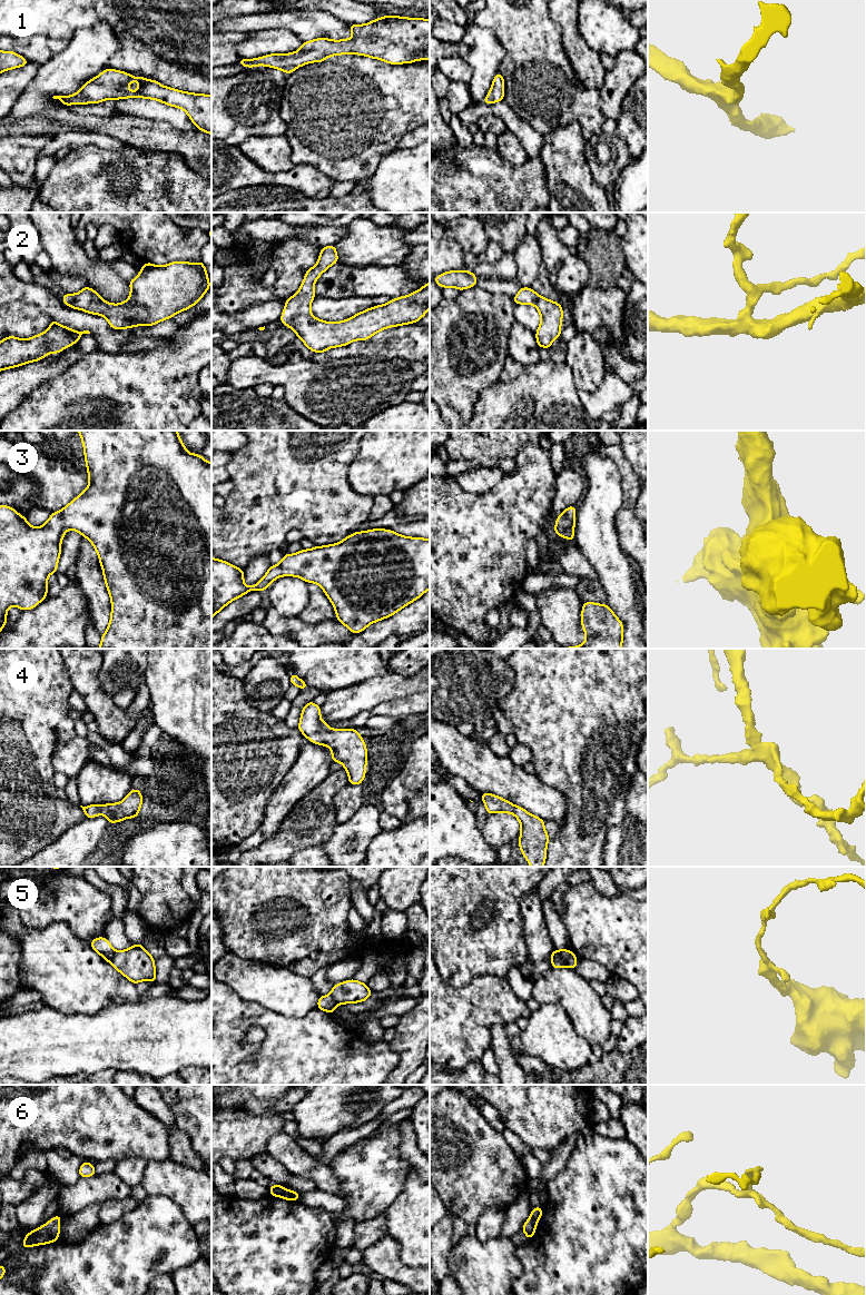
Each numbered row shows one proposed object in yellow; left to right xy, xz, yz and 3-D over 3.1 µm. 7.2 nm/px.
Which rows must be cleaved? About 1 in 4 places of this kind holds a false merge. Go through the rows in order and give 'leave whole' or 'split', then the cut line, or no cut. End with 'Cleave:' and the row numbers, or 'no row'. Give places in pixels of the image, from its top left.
1: leave whole; no cut
2: leave whole; no cut
3: leave whole; no cut
4: leave whole; no cut
5: split; cut in yz along (554, 950), (566, 965)
6: split; cut in yz along (530, 1217), (535, 1223)
Cleave: 5, 6

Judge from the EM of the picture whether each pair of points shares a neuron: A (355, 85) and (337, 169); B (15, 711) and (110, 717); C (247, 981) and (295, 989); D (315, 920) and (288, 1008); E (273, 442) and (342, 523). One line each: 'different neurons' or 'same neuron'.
A: same neuron
B: different neurons
C: same neuron
D: different neurons
E: same neuron

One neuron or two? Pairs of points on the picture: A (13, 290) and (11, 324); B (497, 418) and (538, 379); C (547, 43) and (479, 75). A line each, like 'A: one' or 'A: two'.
A: two
B: one
C: two

